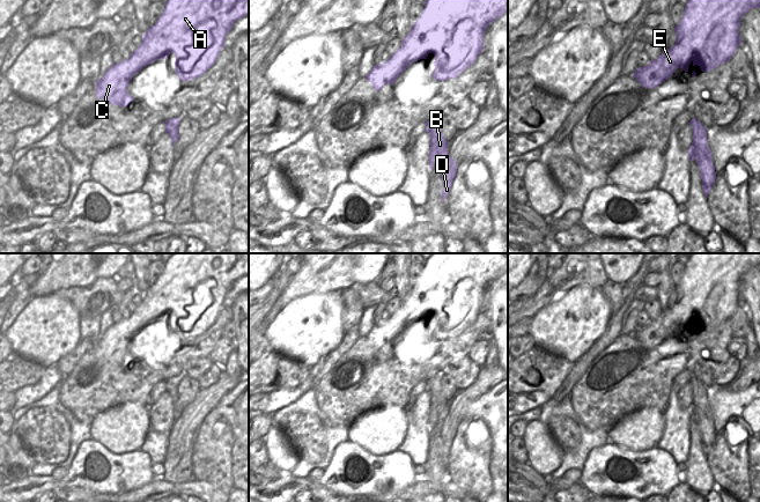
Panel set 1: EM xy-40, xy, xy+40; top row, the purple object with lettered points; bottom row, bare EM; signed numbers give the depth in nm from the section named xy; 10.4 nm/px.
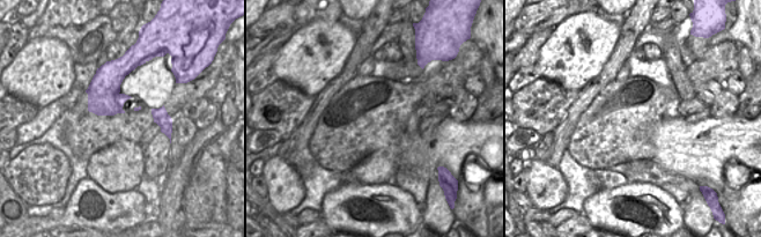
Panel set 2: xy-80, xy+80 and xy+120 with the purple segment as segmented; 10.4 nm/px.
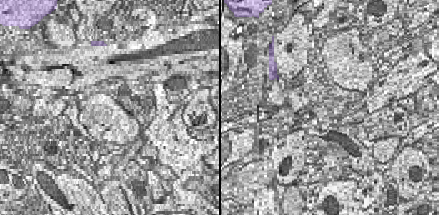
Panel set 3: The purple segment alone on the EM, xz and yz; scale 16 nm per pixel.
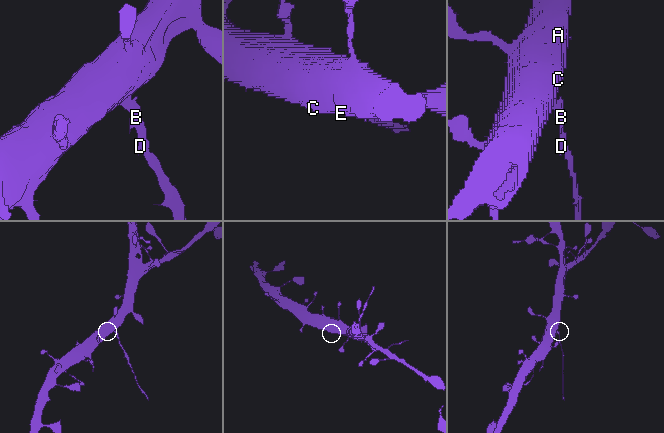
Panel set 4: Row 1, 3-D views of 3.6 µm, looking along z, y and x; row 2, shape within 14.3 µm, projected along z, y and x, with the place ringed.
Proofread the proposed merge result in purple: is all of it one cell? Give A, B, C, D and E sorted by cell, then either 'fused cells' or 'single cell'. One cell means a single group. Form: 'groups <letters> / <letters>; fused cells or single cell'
groups A B C E / D; fused cells

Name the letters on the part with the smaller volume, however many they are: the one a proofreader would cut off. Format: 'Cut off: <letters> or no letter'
Cut off: D

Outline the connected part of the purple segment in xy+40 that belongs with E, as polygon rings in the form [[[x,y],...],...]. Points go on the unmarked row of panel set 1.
[[[693,253],[678,285],[674,285],[676,302],[662,311],[656,319],[639,326],[634,337],[645,347],[656,347],[671,337],[677,327],[688,331],[688,325],[698,324],[702,331],[717,327],[728,322],[741,302],[740,279],[752,267],[760,266],[760,253]]]

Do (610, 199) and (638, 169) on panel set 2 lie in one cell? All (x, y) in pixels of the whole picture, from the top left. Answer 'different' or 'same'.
different

